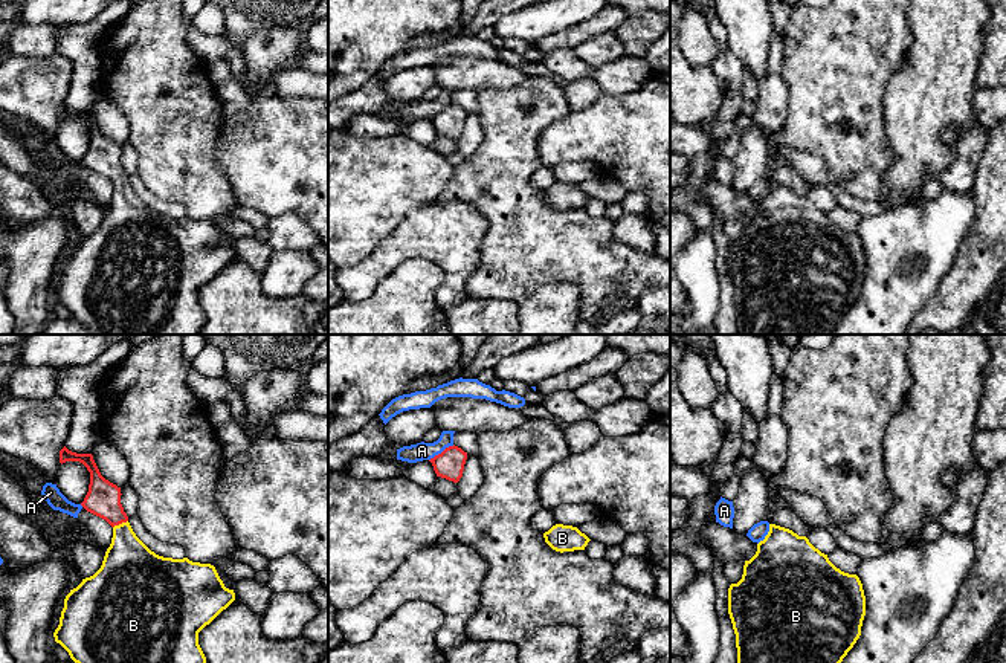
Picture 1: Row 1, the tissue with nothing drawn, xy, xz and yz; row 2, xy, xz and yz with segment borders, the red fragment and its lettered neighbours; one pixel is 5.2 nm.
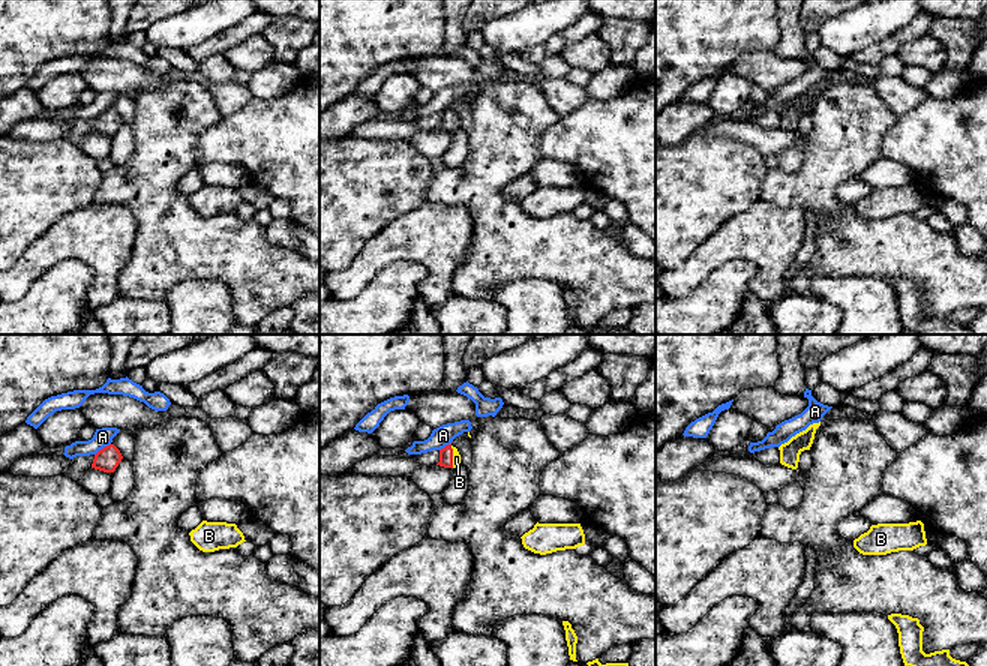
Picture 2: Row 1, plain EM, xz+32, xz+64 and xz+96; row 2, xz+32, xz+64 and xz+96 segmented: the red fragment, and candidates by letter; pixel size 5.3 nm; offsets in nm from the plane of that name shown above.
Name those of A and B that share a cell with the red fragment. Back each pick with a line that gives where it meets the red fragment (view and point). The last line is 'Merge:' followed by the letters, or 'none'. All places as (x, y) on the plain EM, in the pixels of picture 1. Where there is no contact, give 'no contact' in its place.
B: contact xy (119, 181)
Merge: B

